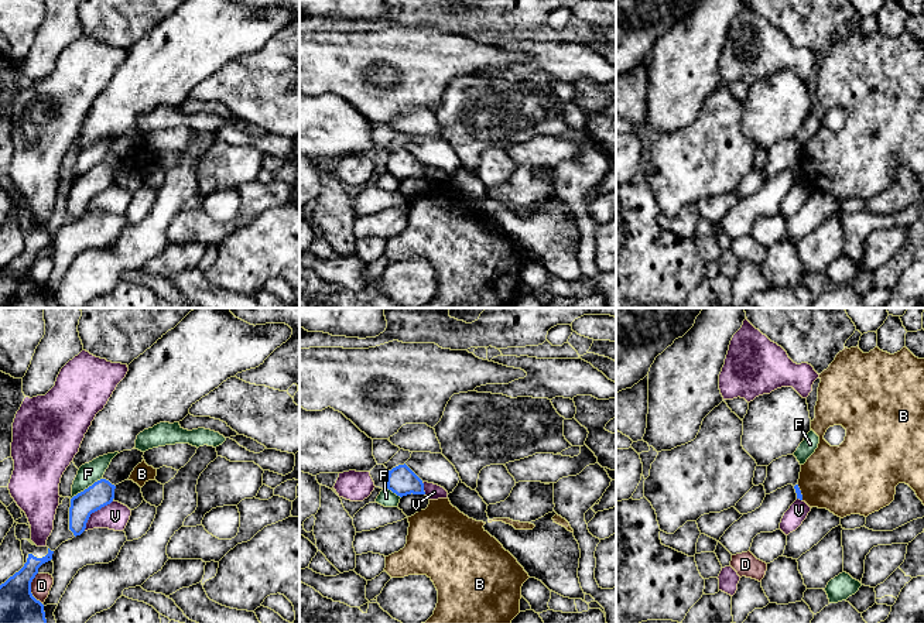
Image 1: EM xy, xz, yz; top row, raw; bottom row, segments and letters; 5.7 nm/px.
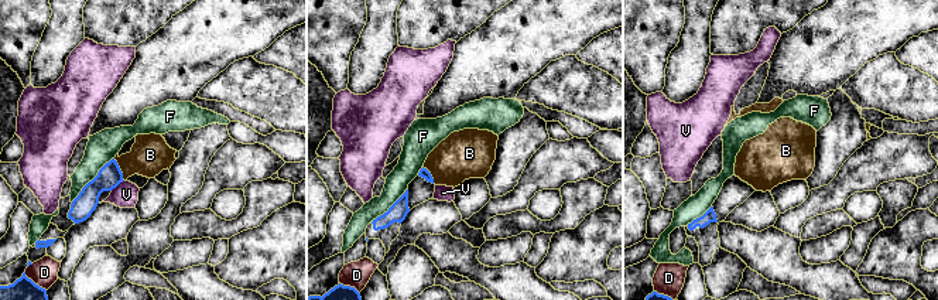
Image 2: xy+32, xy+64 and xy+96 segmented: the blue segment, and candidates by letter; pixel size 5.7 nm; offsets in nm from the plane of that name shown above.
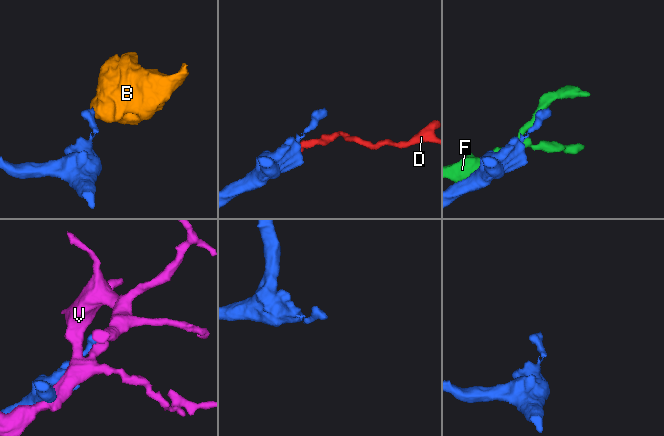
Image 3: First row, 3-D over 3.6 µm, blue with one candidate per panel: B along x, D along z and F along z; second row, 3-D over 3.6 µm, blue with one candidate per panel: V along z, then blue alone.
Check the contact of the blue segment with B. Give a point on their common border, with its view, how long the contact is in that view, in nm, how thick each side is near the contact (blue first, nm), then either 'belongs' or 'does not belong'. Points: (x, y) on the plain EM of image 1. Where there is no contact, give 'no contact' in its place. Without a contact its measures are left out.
meets blue in yz at (800, 175); contact 90 nm long; 30 nm thick on the blue side, 380 nm on the other; does not belong

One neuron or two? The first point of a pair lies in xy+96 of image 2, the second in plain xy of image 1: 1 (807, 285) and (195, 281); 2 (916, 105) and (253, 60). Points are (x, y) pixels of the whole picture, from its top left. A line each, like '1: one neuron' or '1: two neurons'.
1: one neuron
2: two neurons

